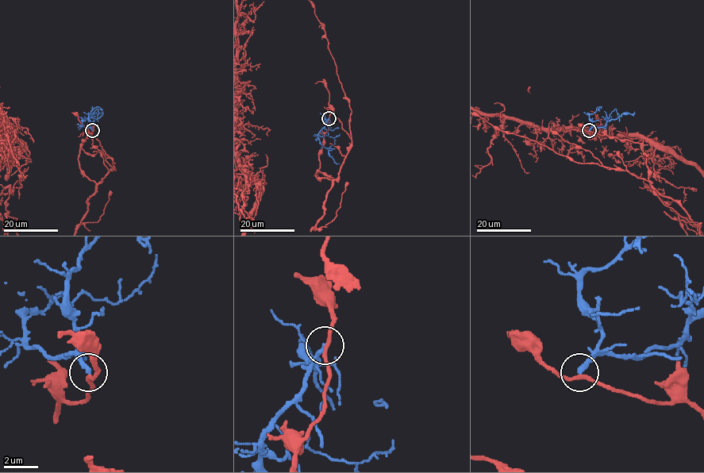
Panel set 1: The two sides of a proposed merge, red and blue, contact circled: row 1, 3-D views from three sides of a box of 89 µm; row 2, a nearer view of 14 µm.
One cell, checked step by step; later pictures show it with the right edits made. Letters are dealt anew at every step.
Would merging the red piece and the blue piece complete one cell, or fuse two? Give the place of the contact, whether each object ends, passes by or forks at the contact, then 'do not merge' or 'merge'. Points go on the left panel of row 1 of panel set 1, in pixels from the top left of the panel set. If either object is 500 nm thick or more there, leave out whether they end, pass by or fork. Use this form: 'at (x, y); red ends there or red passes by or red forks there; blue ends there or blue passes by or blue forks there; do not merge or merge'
at (92, 130); red passes by; blue ends there; do not merge

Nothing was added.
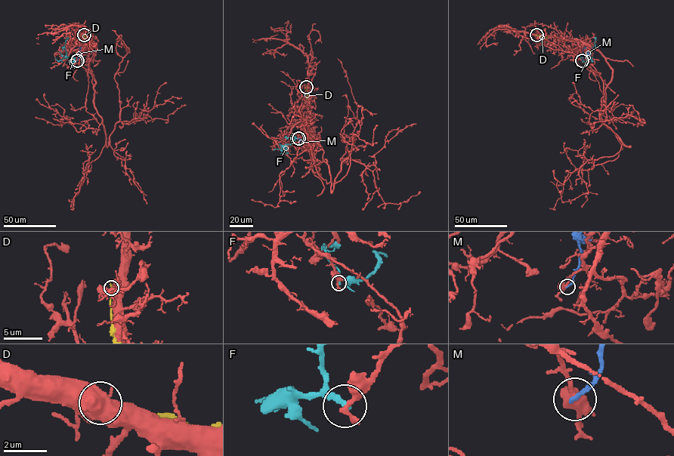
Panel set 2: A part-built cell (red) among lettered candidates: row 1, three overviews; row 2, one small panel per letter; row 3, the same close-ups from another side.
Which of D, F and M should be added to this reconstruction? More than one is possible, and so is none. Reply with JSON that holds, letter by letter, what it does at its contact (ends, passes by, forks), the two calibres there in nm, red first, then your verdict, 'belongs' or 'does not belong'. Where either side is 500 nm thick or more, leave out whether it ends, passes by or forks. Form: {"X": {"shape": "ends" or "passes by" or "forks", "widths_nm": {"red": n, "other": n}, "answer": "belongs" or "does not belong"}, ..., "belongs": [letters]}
{"D": {"shape": "ends", "widths_nm": {"red": 400, "other": 240}, "answer": "does not belong"}, "F": {"shape": "ends", "widths_nm": {"red": 400, "other": 300}, "answer": "does not belong"}, "M": {"shape": "ends", "widths_nm": {"red": 360, "other": 200}, "answer": "does not belong"}, "belongs": []}

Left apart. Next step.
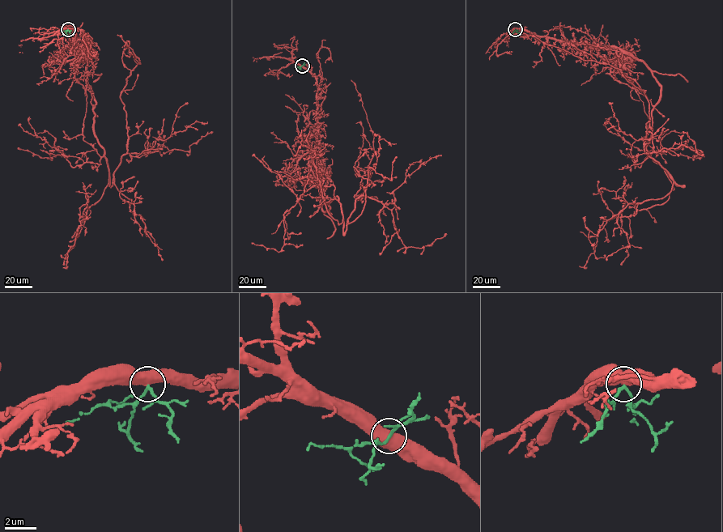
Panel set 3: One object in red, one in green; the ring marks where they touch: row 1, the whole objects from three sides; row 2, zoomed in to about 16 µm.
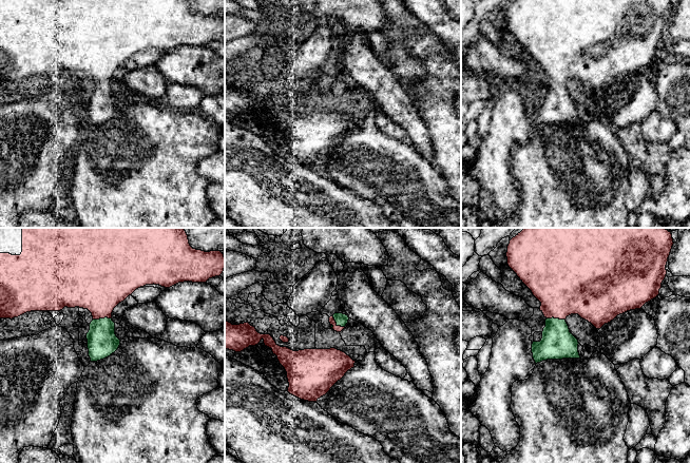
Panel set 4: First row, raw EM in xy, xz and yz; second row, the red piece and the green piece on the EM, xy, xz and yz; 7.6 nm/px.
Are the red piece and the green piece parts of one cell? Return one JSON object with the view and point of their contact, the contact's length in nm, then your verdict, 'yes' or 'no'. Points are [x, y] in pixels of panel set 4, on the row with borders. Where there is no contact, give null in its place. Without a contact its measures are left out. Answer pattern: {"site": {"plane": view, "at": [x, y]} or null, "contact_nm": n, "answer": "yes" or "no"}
{"site": {"plane": "xy", "at": [101, 317]}, "contact_nm": 140, "answer": "yes"}

